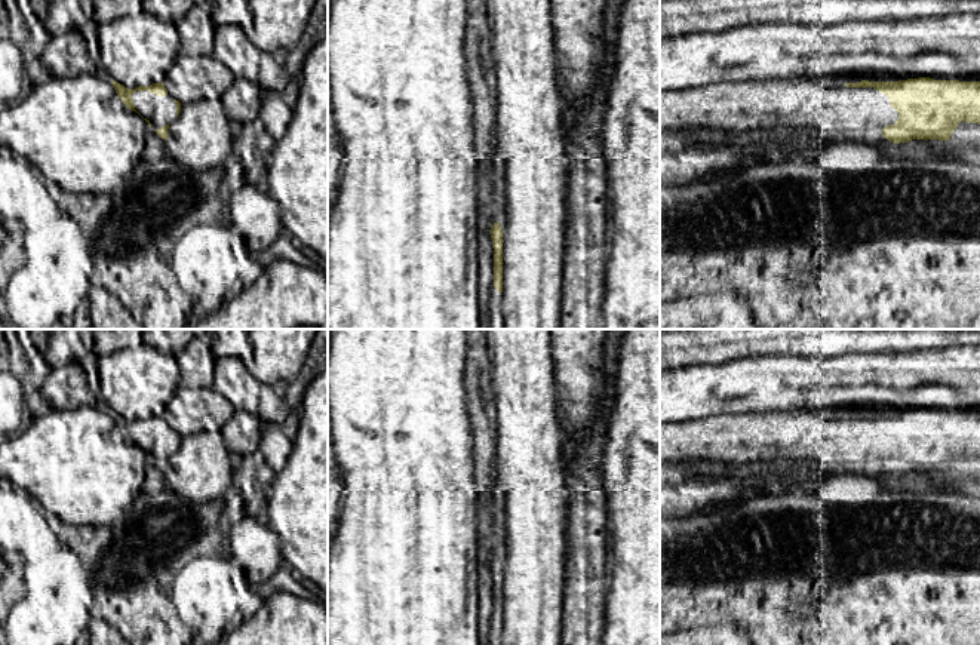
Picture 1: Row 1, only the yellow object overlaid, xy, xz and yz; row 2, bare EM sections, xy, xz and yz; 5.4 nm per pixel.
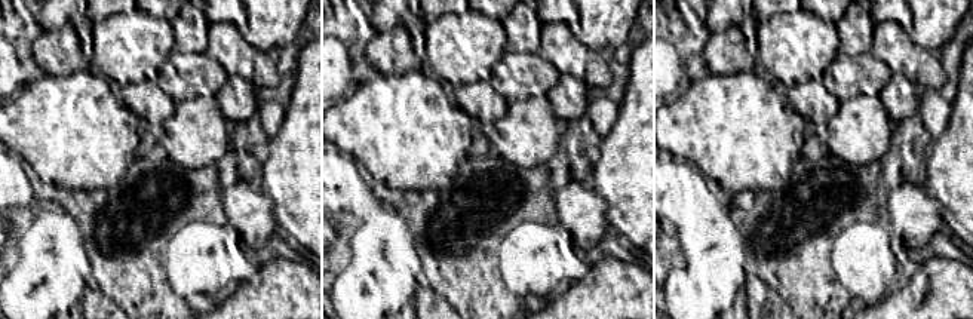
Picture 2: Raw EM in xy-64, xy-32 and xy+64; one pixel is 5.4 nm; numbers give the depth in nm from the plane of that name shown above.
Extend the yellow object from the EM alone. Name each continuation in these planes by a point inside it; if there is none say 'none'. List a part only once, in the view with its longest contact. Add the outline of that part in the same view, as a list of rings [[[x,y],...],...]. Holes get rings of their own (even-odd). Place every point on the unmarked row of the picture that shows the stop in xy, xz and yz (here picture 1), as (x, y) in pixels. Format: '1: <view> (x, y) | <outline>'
1: yz (727, 438) | [[[817,409],[719,414],[682,423],[660,423],[661,463],[747,464],[810,458],[833,469],[867,469],[894,457],[898,445],[873,420],[827,418]]]

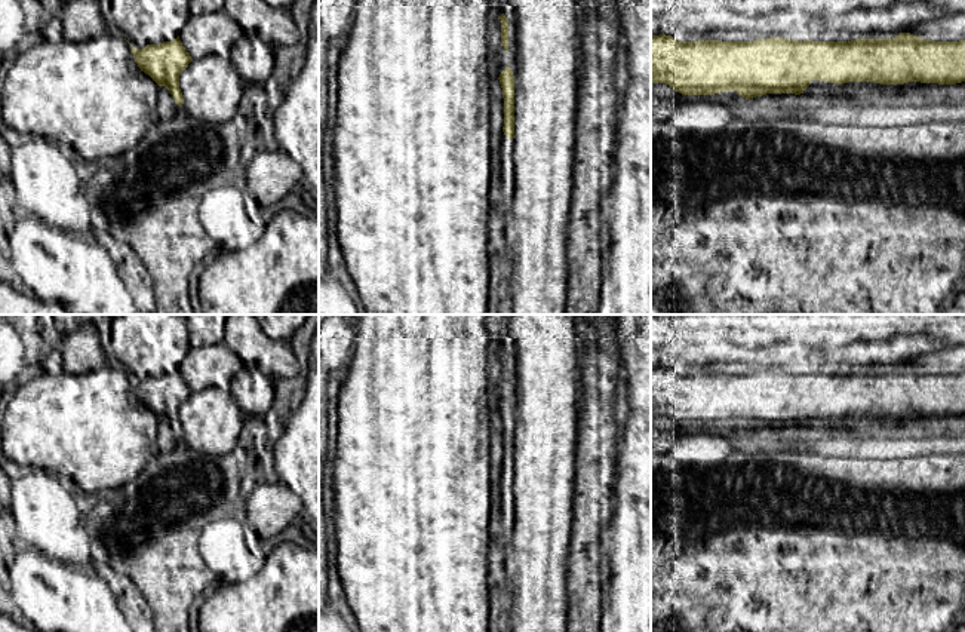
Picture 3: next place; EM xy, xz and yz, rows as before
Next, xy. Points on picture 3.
none

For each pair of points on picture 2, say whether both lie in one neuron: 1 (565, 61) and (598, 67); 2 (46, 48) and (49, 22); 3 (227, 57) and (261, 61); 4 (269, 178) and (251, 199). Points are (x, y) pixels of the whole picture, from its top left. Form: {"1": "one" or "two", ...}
{"1": "one", "2": "two", "3": "one", "4": "two"}

